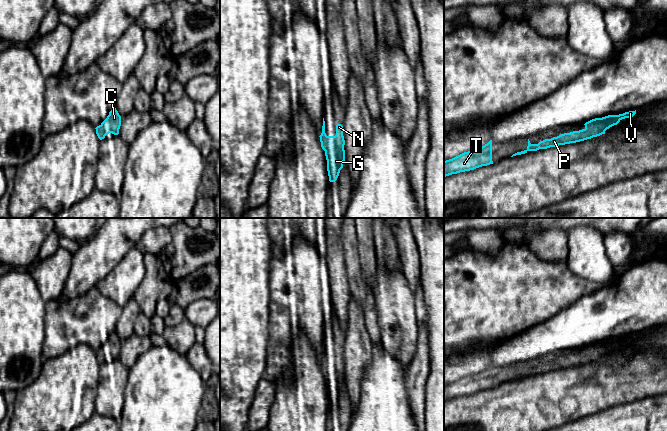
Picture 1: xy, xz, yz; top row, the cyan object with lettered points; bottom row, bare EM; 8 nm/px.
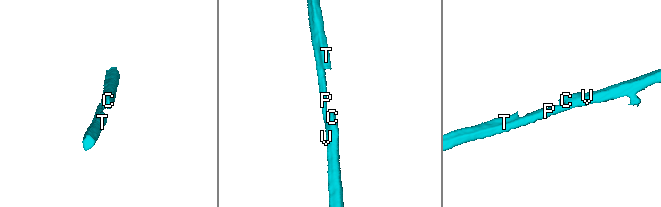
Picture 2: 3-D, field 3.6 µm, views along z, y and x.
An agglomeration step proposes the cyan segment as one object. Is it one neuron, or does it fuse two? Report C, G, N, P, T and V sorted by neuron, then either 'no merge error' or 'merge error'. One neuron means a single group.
C G N P T V | no merge error

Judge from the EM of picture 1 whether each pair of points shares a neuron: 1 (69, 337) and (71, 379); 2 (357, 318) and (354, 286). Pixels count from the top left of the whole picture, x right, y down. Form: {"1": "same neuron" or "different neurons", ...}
{"1": "different neurons", "2": "different neurons"}

